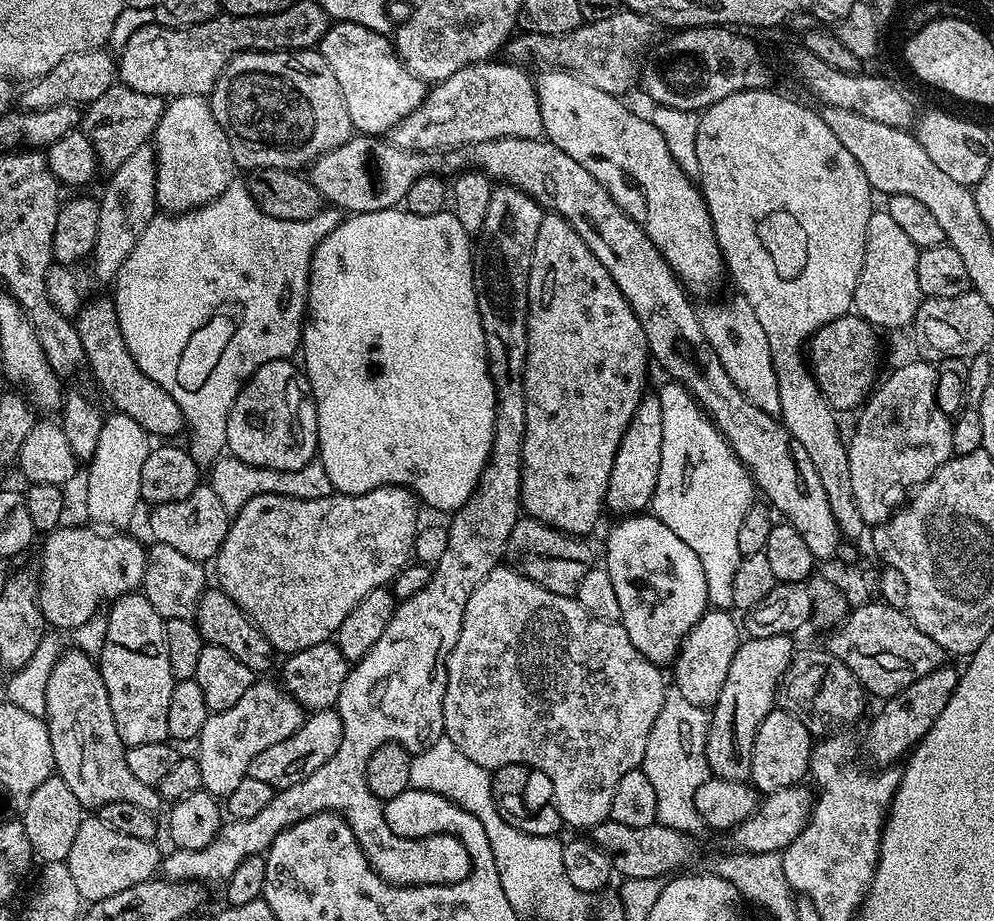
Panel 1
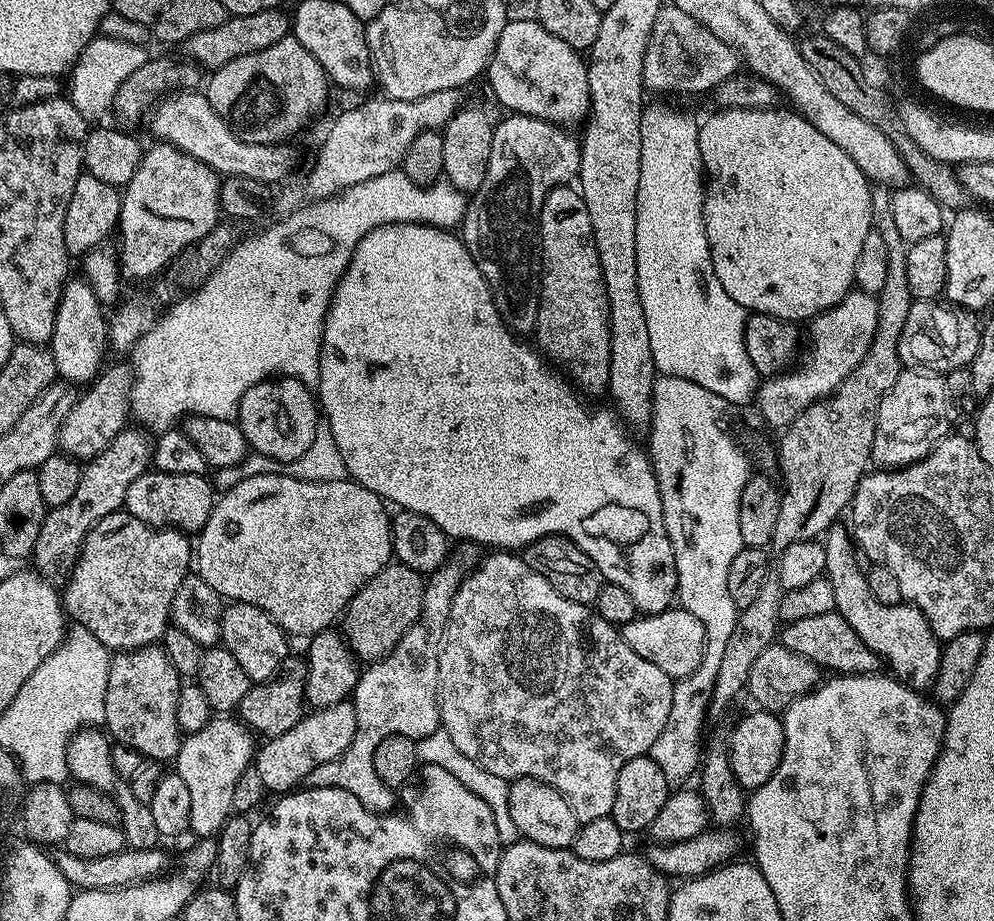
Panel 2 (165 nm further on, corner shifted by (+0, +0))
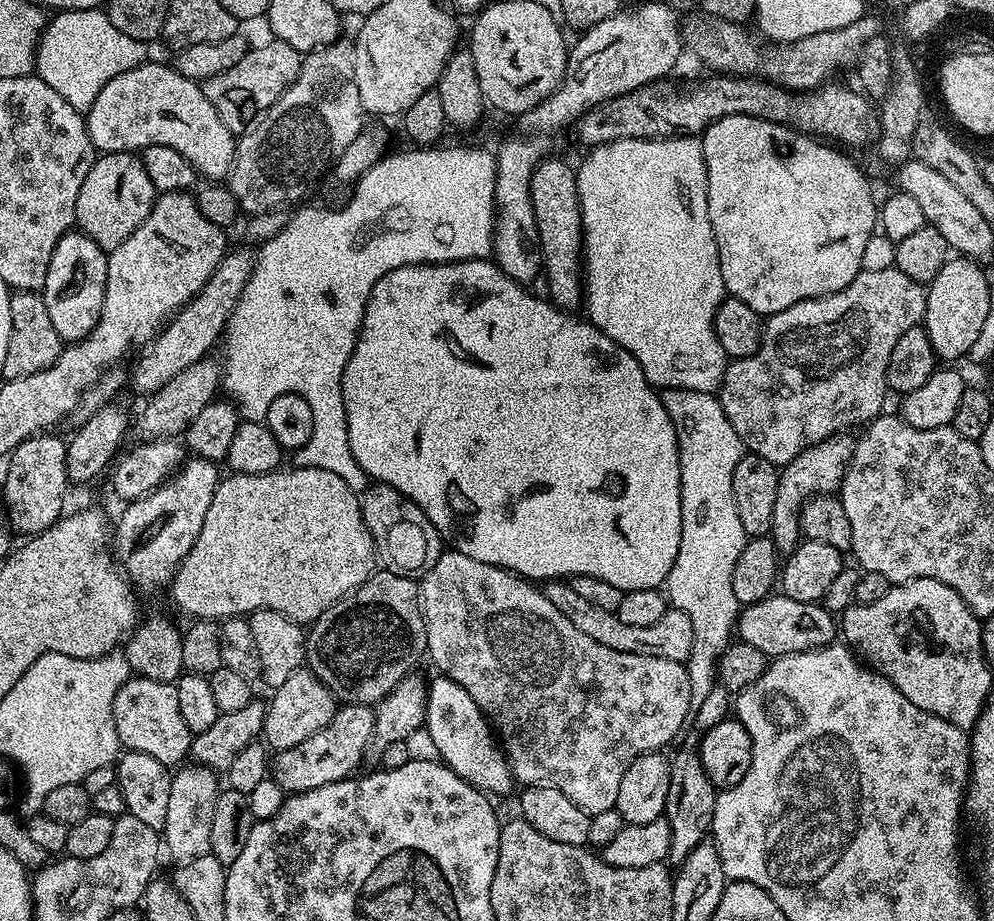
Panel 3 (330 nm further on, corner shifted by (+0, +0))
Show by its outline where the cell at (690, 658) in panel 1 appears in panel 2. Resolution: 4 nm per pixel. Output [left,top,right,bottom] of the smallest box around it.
[620,606,702,681]

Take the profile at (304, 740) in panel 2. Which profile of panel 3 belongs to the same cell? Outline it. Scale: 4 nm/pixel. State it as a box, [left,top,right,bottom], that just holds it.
[270,704,375,792]

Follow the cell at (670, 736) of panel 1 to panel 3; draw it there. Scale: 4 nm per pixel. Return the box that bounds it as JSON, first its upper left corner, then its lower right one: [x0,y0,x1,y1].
[660,388,749,714]

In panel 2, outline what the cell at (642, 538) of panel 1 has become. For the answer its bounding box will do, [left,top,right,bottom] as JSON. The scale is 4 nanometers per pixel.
[318,224,678,613]

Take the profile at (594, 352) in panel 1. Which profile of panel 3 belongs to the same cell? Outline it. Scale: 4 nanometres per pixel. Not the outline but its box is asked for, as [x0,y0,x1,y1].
[530,158,584,310]

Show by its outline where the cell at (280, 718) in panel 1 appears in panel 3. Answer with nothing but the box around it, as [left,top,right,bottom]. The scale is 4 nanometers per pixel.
[162,762,222,862]

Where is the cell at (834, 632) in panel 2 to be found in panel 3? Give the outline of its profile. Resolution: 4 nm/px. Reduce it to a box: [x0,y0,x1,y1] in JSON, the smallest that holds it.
[738,594,838,658]

